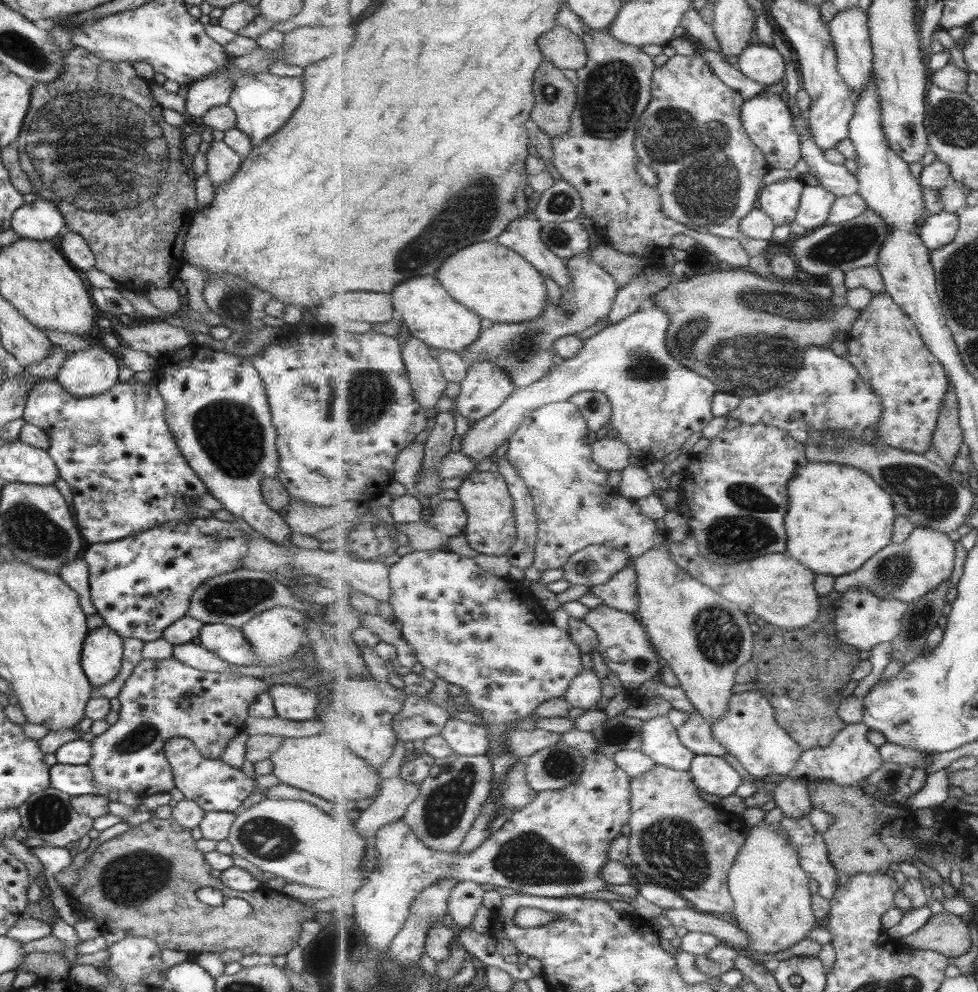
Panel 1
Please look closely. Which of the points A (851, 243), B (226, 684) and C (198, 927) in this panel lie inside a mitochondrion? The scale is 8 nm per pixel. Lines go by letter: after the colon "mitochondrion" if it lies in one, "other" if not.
A: mitochondrion
B: other
C: other

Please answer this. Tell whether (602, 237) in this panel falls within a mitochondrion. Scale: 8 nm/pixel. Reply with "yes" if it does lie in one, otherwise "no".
no

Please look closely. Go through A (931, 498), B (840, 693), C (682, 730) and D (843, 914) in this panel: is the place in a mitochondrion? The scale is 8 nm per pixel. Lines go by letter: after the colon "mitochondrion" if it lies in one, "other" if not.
A: mitochondrion
B: other
C: other
D: other

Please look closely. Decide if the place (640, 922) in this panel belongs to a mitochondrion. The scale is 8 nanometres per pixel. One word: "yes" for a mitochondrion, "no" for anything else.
no

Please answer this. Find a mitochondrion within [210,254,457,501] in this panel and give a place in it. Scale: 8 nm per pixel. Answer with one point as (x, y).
(368, 394)

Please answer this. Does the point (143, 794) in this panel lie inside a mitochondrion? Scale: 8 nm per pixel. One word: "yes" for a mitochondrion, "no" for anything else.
no

